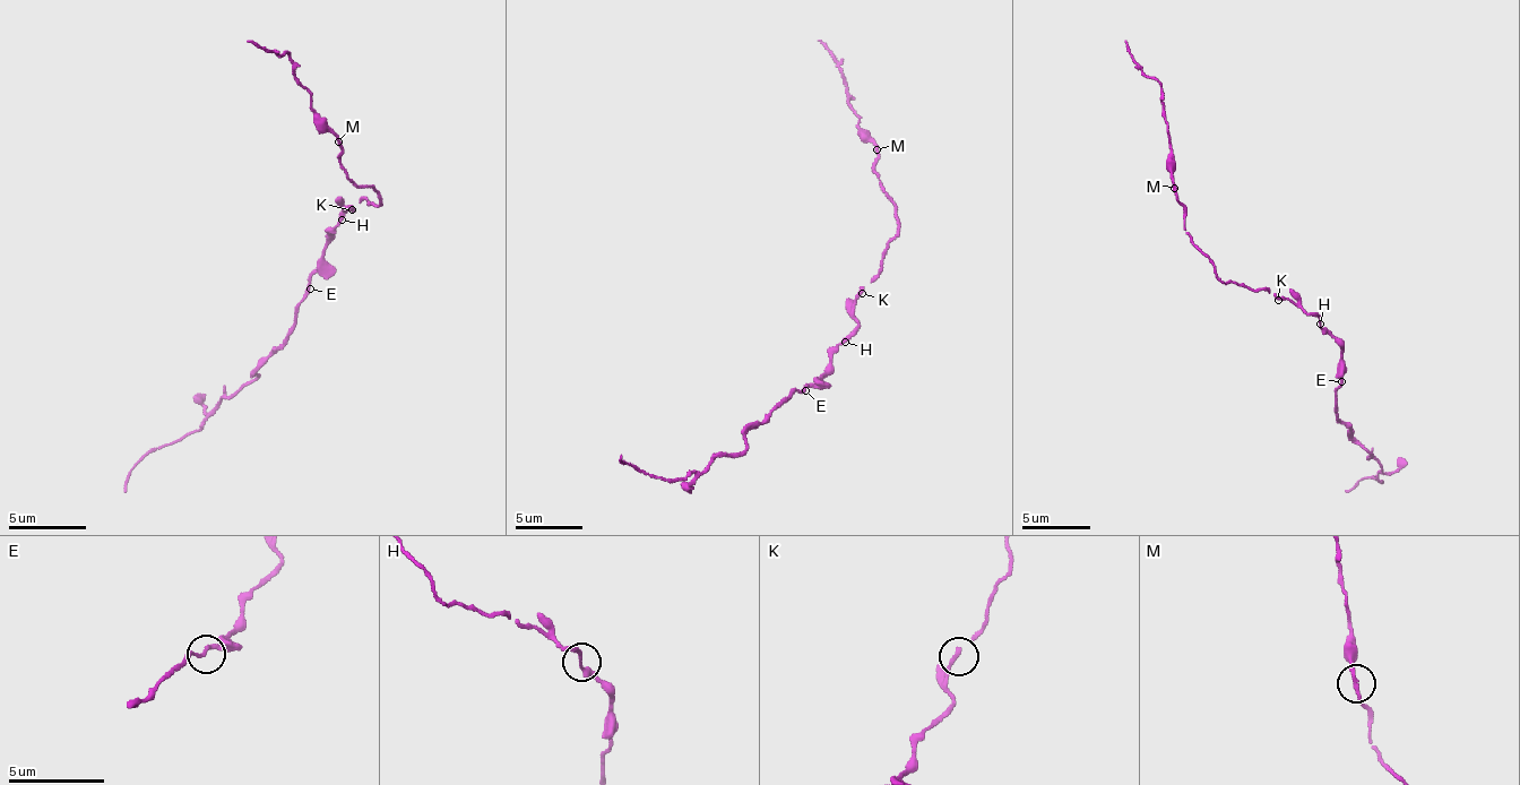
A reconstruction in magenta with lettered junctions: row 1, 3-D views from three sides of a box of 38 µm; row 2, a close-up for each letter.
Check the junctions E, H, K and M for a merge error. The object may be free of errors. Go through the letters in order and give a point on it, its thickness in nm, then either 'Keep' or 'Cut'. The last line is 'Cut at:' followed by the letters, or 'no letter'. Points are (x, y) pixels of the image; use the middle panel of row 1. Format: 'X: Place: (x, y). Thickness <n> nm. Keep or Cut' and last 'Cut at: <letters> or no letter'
E: Place: (805, 390). Thickness 160 nm. Keep
H: Place: (845, 342). Thickness 170 nm. Keep
K: Place: (862, 293). Thickness 170 nm. Keep
M: Place: (877, 149). Thickness 170 nm. Keep
Cut at: no letter

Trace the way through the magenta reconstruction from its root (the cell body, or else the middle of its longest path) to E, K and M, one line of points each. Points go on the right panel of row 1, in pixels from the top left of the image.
E: (1316, 316), (1320, 318), (1321, 328), (1339, 345), (1341, 381)
K: (1316, 316), (1278, 300)
M: (1316, 316), (1302, 312), (1275, 293), (1223, 279), (1191, 240), (1175, 187)

